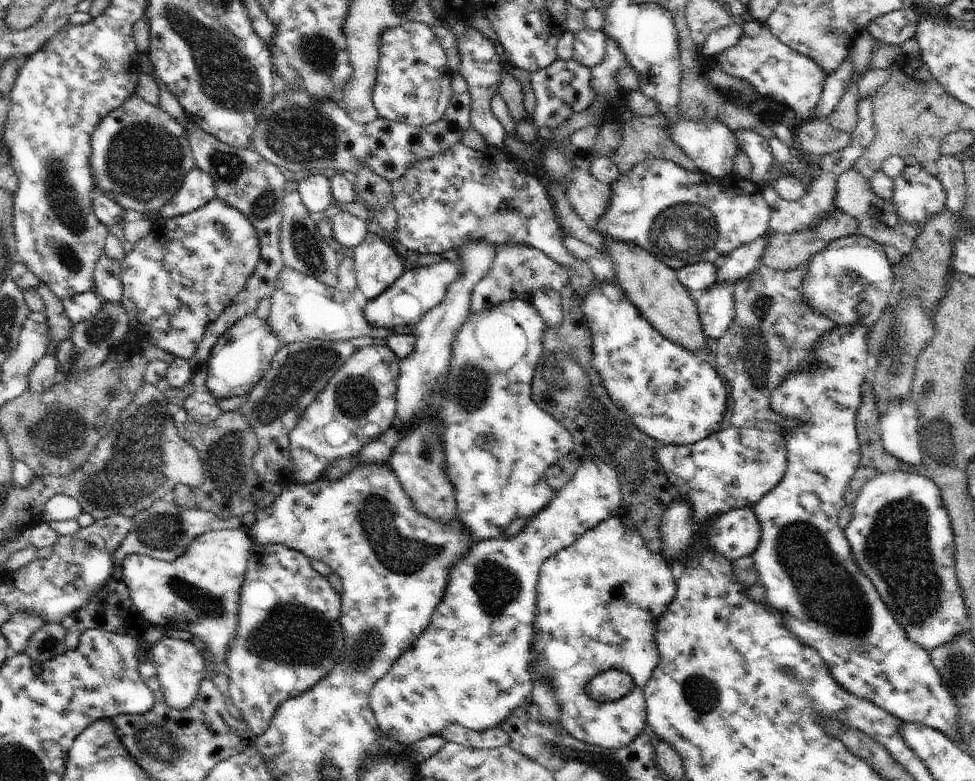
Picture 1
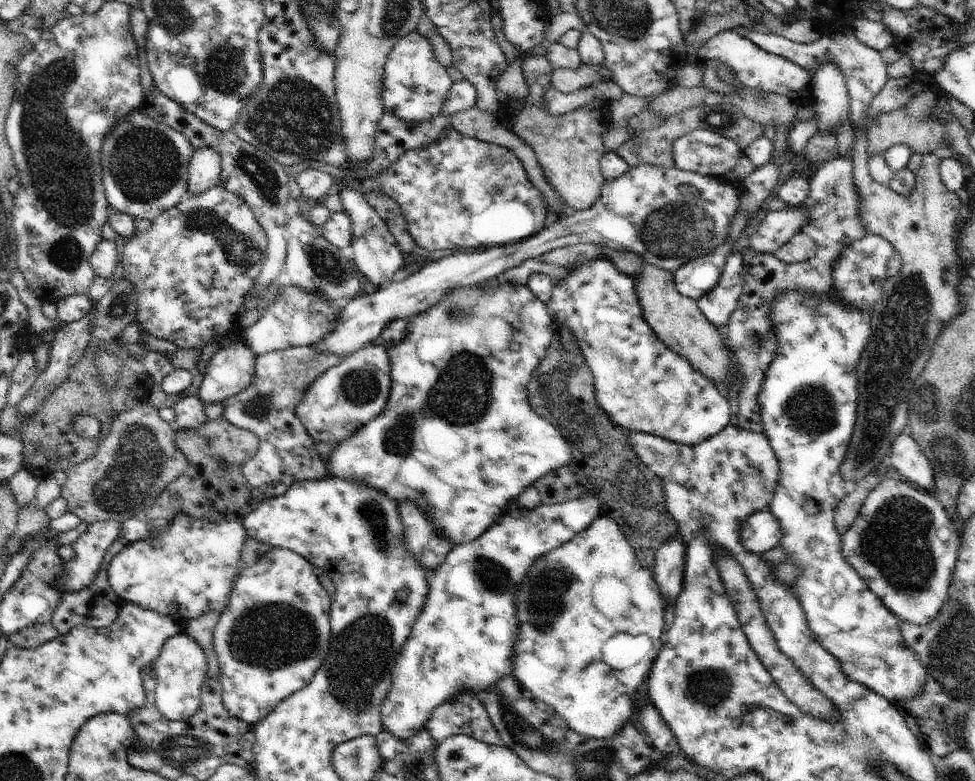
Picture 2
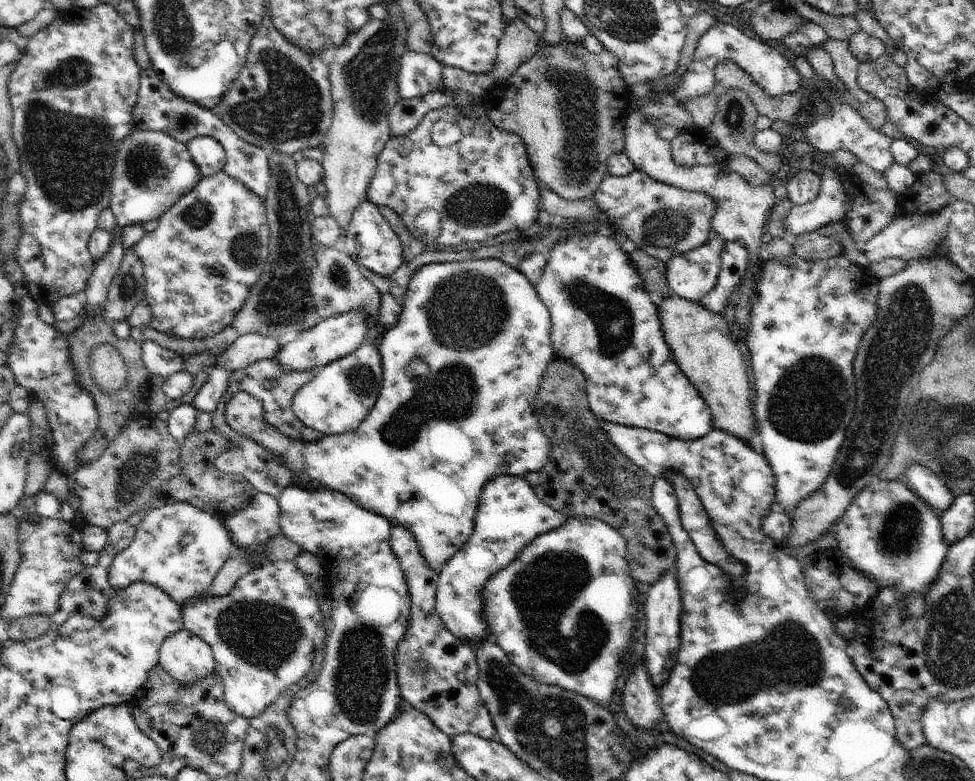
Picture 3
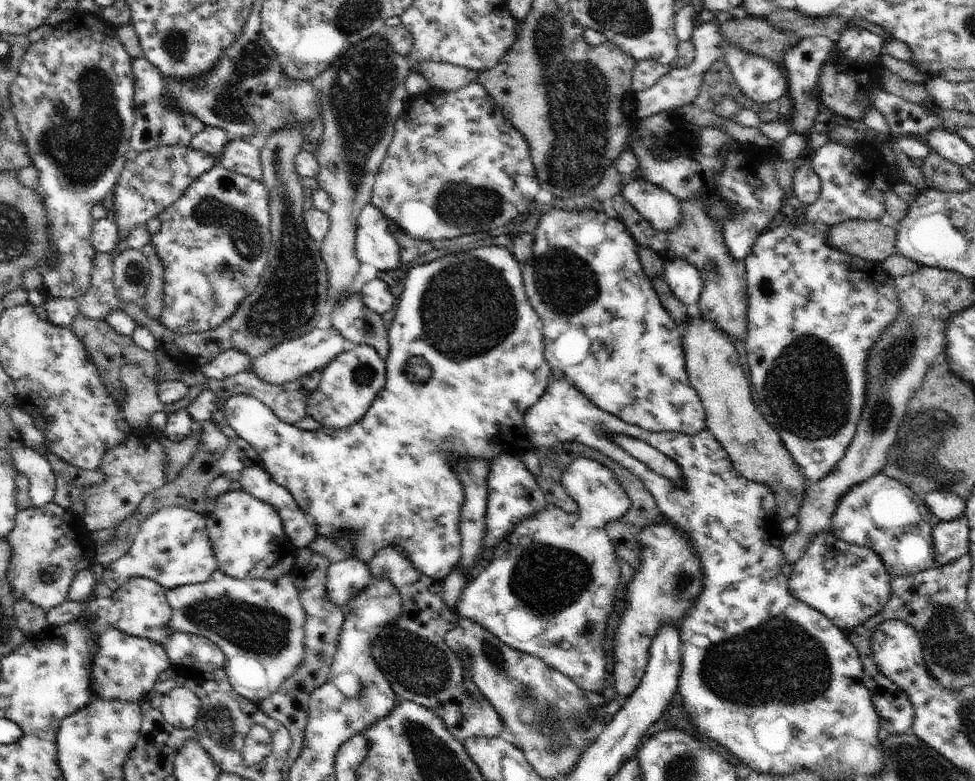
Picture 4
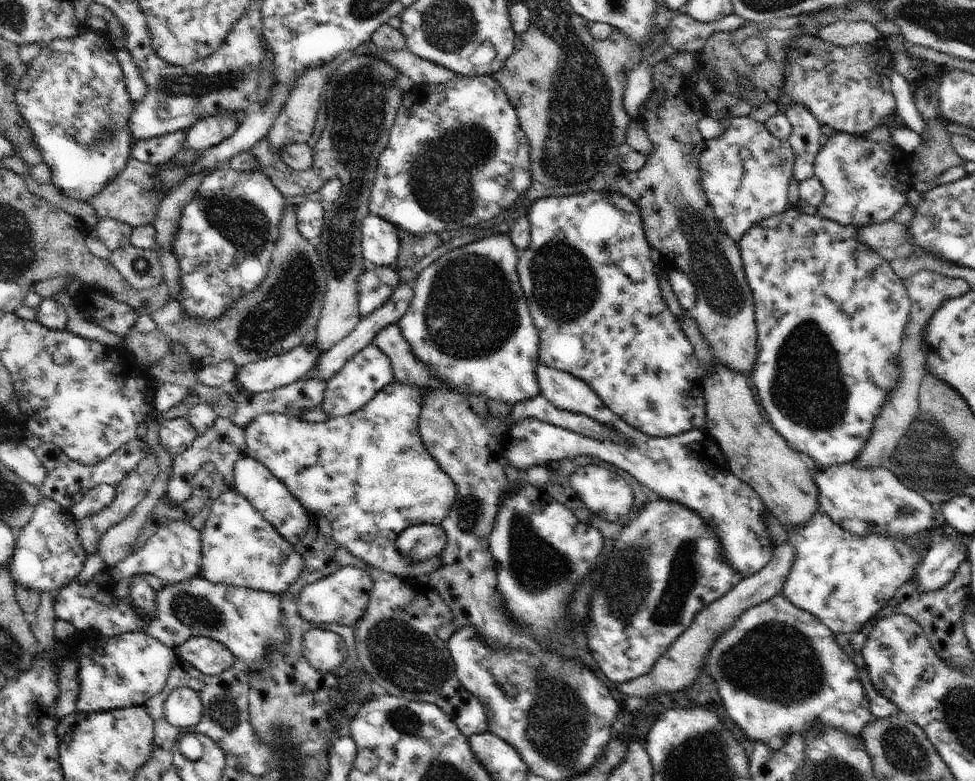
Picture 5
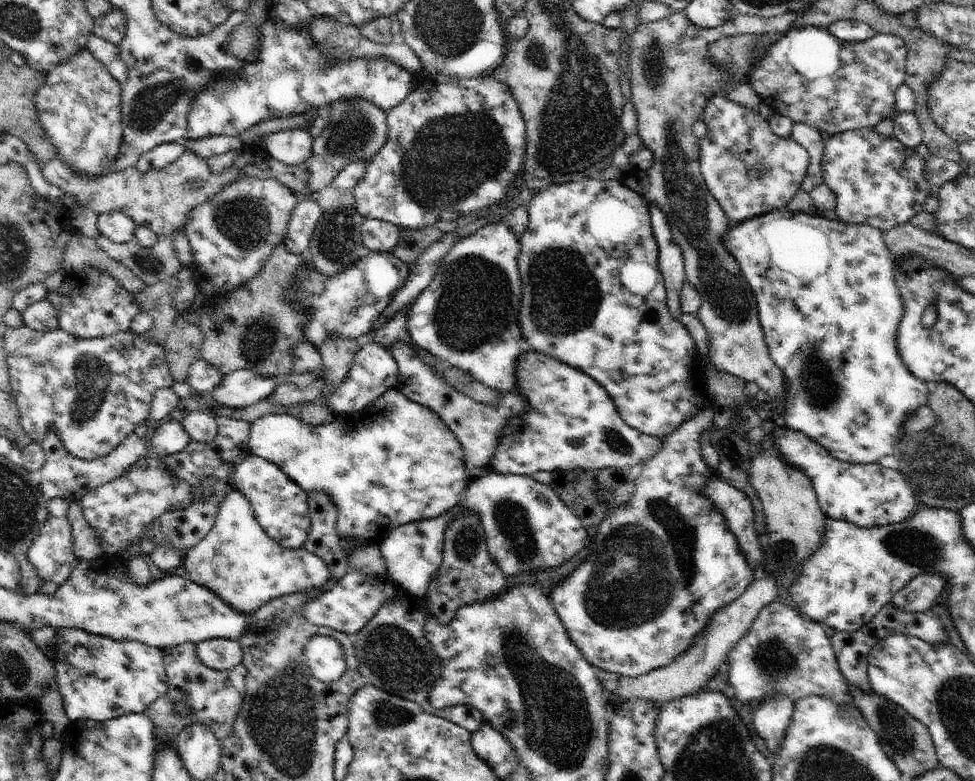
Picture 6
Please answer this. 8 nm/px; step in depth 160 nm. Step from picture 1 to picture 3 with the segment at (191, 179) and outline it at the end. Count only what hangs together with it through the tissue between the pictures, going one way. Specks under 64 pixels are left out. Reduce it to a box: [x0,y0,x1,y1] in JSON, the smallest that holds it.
[185,136,225,177]

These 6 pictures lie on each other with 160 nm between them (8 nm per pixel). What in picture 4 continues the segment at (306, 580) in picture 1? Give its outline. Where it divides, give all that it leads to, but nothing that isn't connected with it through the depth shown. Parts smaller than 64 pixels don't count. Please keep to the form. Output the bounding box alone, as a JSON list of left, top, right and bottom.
[167,572,306,704]

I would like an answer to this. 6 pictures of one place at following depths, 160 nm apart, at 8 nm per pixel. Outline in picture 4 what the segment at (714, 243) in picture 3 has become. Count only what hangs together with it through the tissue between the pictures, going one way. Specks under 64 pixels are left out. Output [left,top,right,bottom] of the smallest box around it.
[663,259,703,306]

